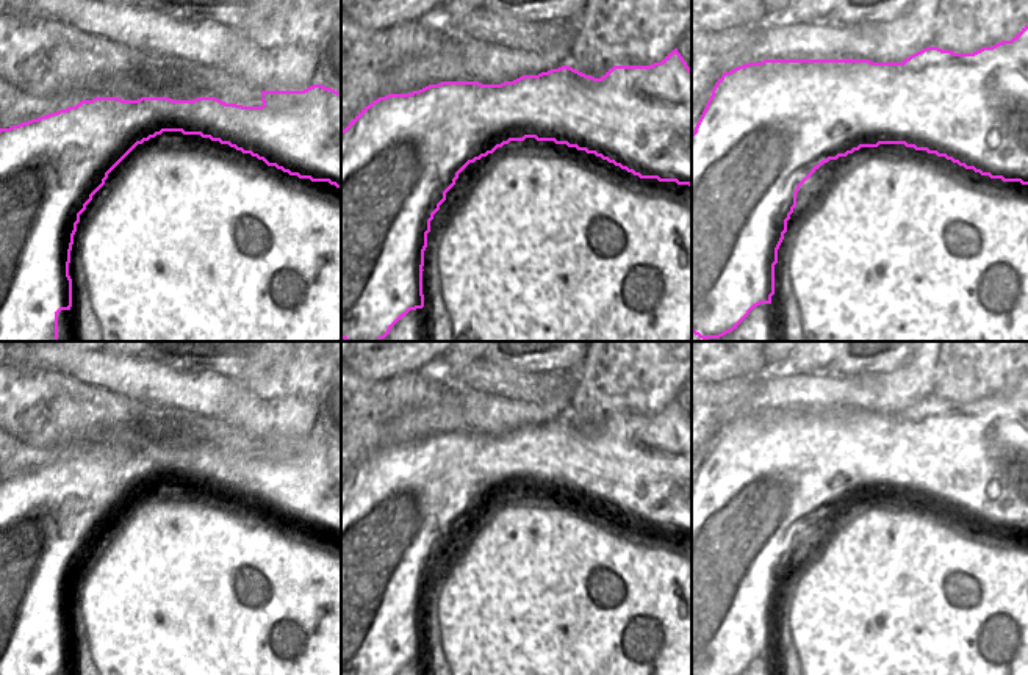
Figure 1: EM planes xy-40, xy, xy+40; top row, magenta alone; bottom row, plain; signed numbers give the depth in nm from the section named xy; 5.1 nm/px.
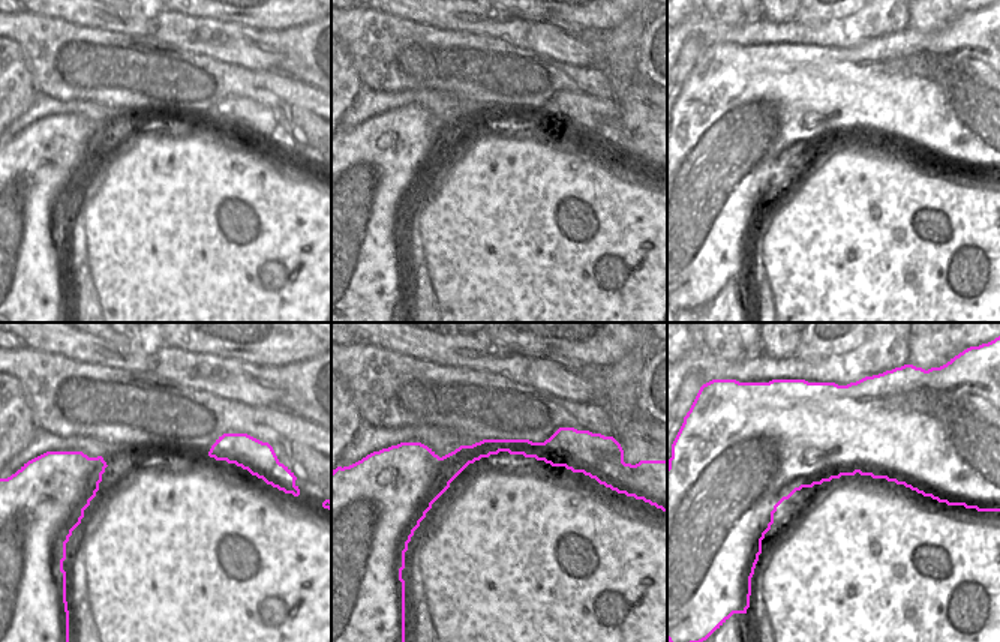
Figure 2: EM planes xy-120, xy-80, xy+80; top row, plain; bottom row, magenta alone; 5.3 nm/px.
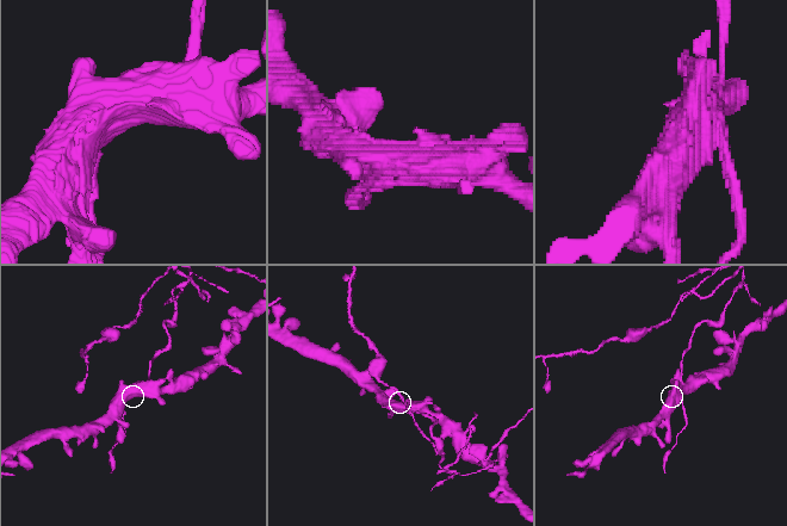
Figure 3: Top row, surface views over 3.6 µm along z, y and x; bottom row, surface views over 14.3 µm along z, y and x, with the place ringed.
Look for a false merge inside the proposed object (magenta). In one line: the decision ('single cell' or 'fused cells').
fused cells

